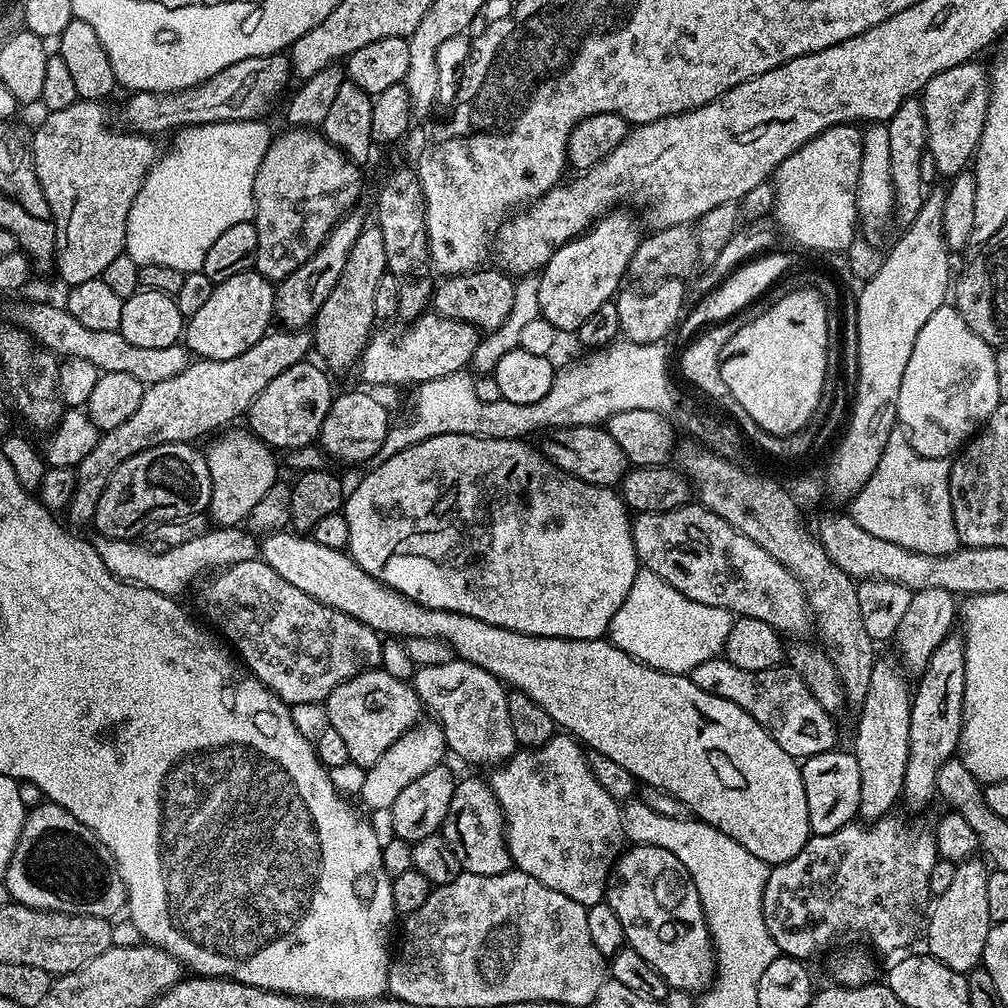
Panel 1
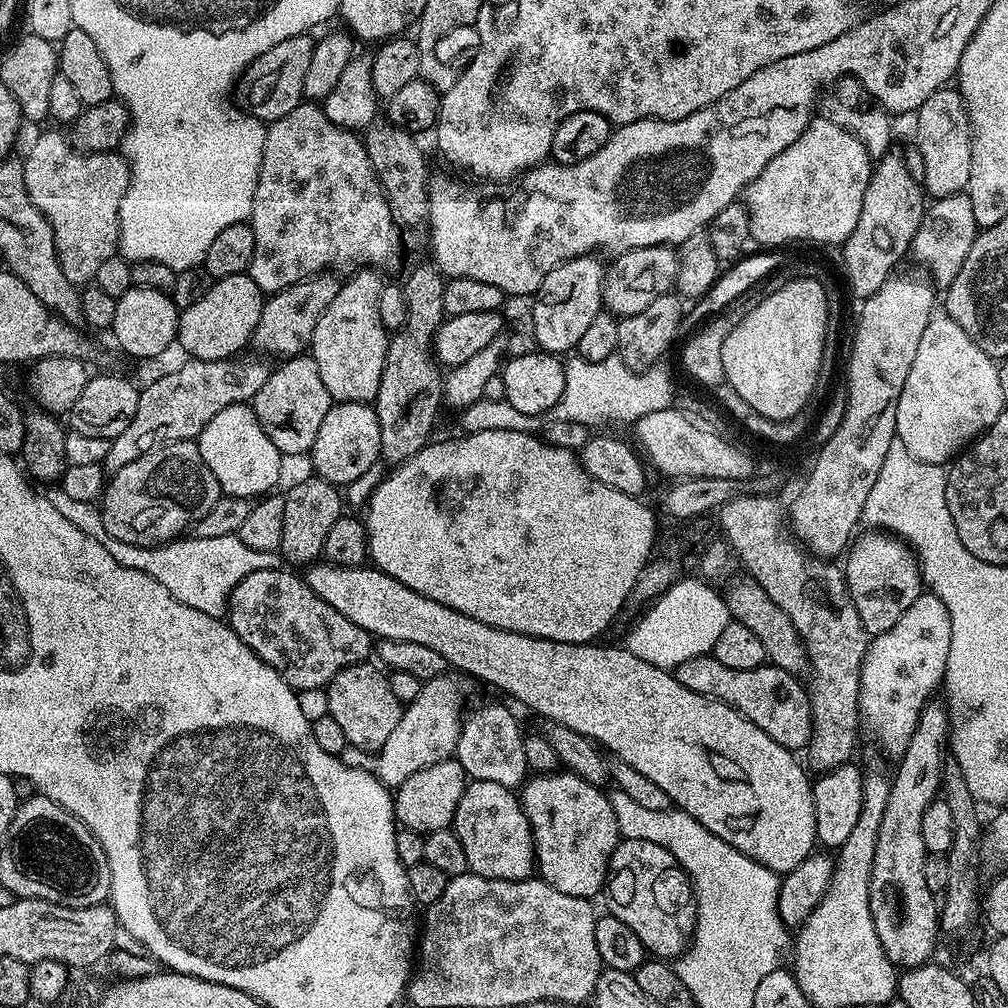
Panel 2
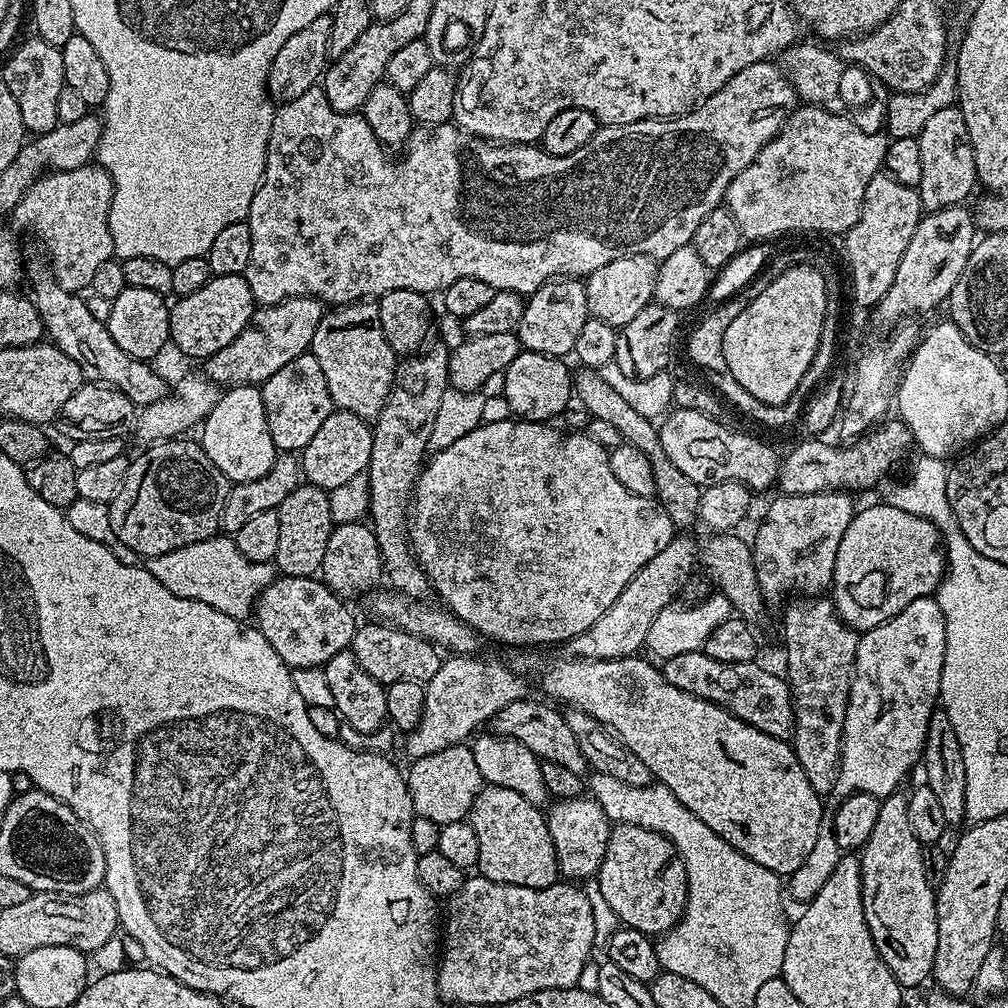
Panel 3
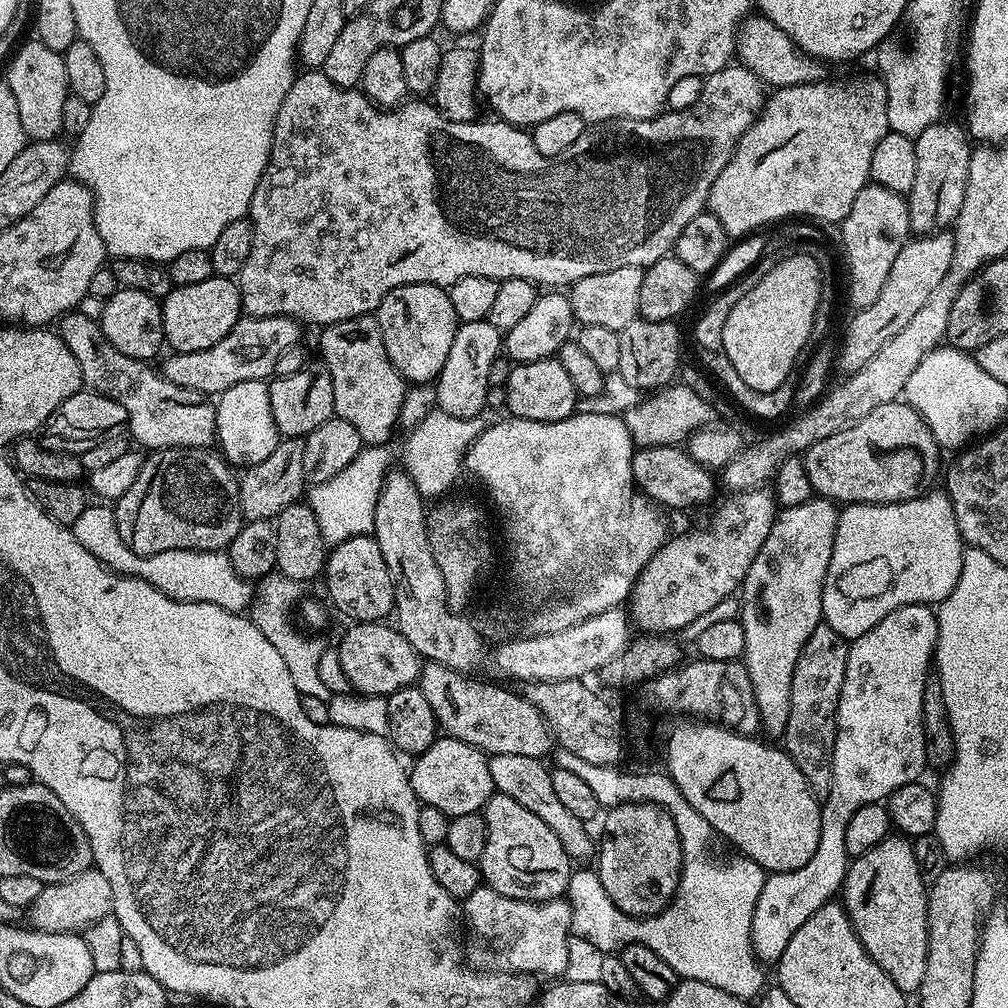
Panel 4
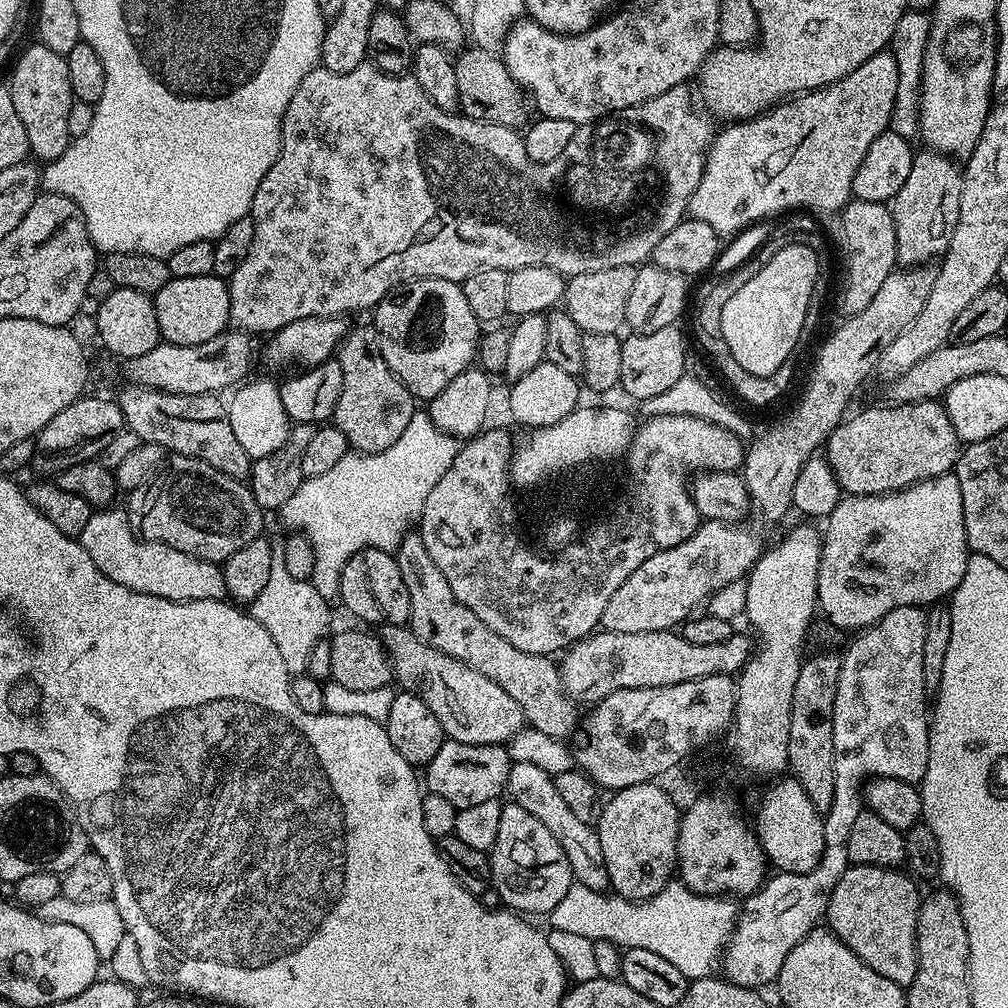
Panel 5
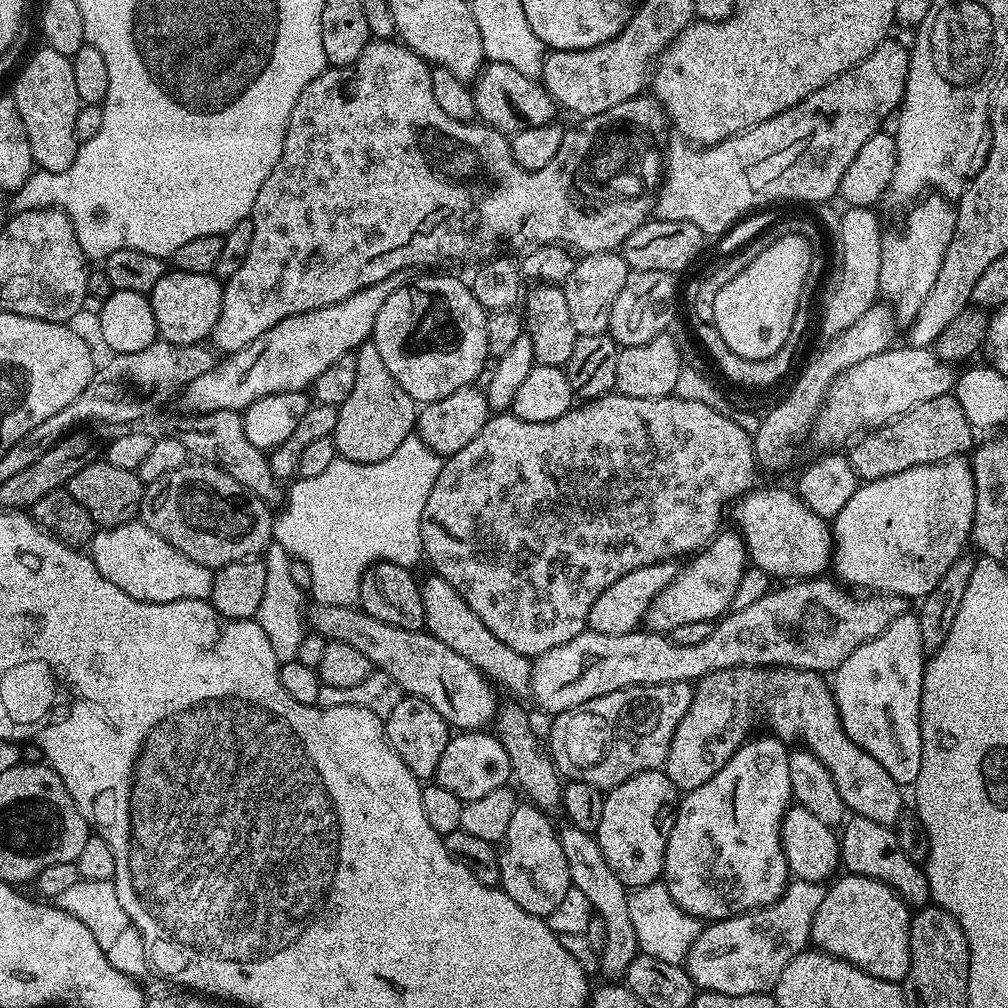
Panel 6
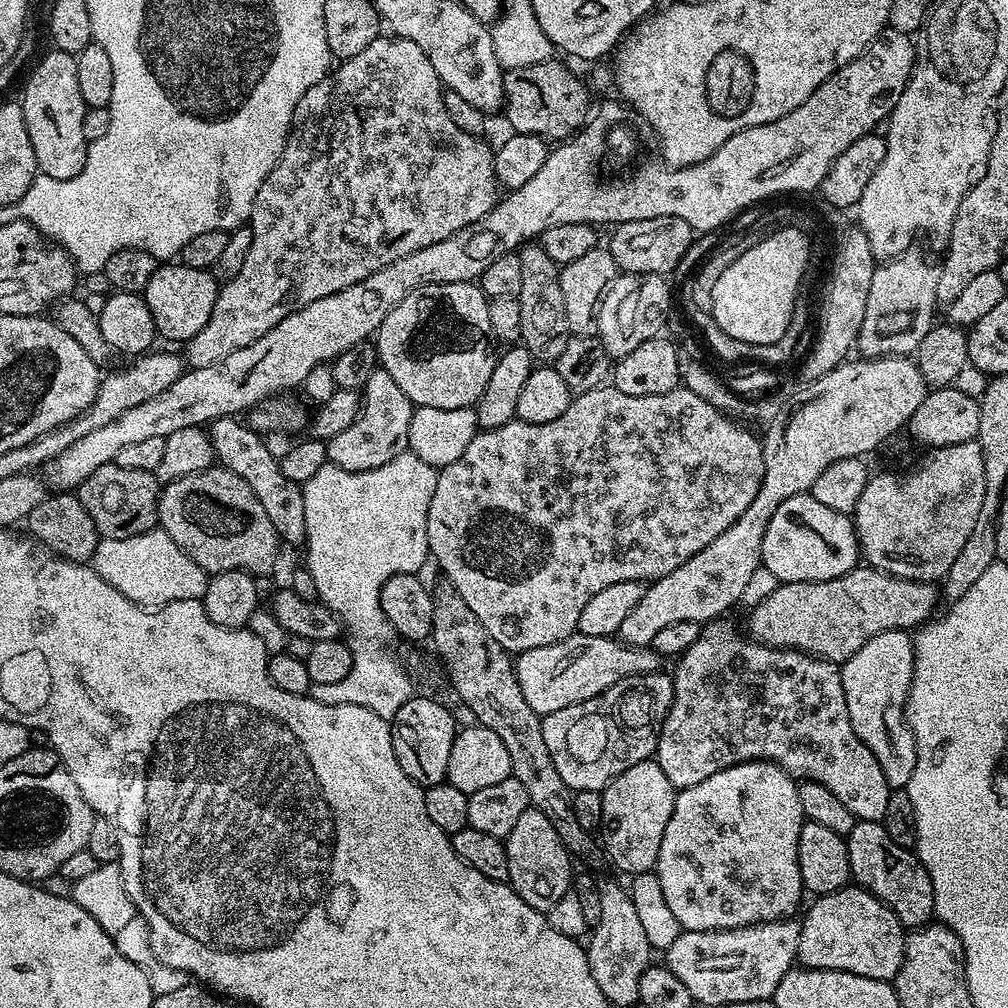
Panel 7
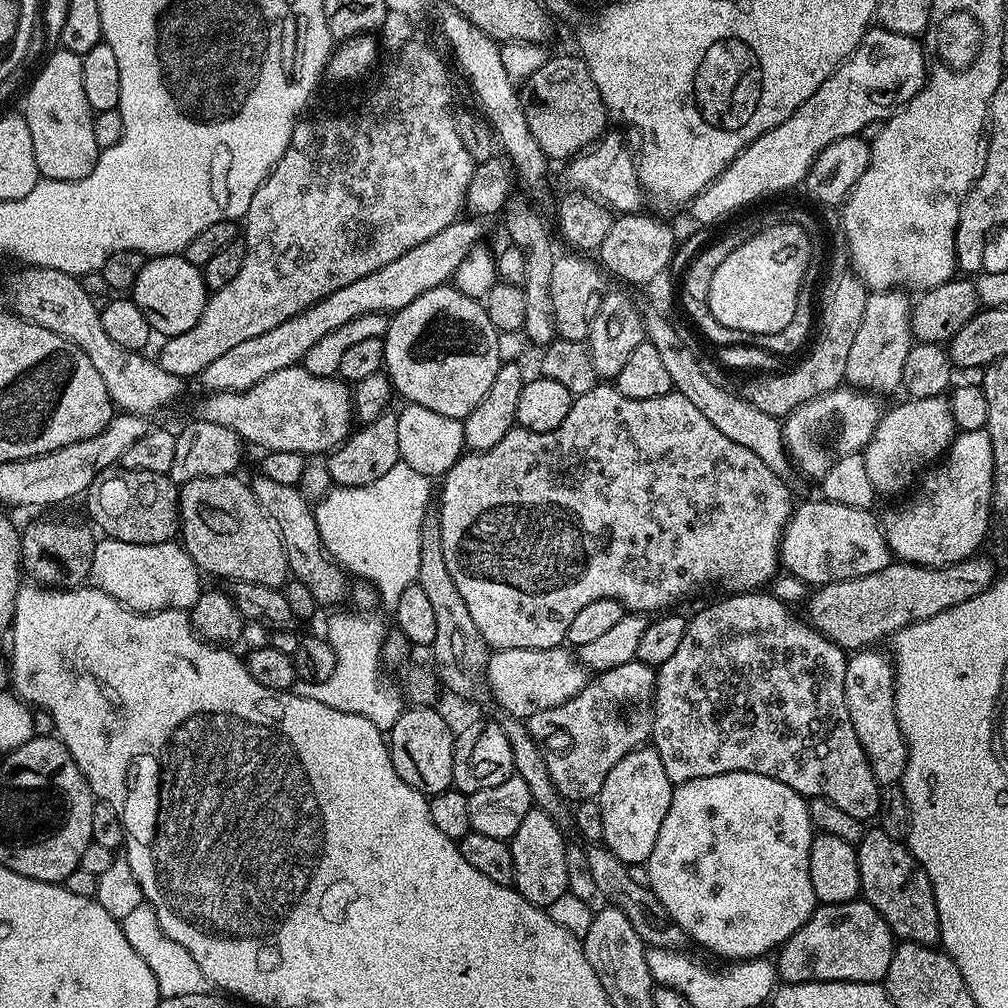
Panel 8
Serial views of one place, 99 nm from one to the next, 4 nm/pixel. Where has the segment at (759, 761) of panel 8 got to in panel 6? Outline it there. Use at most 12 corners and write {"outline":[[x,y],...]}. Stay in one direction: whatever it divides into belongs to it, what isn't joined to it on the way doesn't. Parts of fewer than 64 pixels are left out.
{"outline":[[727,668],[695,681],[662,771],[710,782],[755,720],[800,740],[849,813],[892,828],[902,786],[842,726],[823,675]]}

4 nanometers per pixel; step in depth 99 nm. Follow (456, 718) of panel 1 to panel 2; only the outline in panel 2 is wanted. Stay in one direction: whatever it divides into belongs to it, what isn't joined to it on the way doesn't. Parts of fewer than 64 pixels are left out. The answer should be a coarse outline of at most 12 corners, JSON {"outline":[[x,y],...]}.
{"outline":[[500,704],[463,721],[454,756],[472,780],[516,790],[530,772]]}

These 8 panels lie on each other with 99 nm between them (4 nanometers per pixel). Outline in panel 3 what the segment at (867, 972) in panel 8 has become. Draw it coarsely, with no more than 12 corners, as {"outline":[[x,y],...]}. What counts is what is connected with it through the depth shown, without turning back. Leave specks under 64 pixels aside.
{"outline":[[897,790],[859,849],[862,910],[901,989],[931,977],[936,893]]}

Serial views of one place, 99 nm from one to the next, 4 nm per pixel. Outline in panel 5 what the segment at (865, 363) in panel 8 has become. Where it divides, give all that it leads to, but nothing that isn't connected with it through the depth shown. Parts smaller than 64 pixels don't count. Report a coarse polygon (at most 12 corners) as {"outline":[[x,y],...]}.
{"outline":[[913,155],[890,202],[896,259],[928,266],[958,226],[964,174]]}

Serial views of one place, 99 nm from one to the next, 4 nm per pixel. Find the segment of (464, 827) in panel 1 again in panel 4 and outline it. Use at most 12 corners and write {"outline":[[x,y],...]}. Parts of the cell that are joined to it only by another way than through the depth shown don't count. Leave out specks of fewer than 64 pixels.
{"outline":[[496,792],[485,802],[487,887],[558,900],[574,871],[558,834]]}

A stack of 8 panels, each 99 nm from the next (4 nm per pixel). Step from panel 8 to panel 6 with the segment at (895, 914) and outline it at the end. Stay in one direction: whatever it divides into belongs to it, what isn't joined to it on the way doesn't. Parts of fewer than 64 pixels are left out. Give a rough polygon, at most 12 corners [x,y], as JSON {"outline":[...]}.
{"outline":[[852,814],[840,863],[886,882],[913,909],[929,903],[928,873],[892,828]]}

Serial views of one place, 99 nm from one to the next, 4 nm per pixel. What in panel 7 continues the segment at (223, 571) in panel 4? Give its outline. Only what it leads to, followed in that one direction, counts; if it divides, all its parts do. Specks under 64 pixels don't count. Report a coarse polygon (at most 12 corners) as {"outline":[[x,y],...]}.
{"outline":[[162,530],[101,539],[90,561],[142,608],[200,600],[209,573]]}

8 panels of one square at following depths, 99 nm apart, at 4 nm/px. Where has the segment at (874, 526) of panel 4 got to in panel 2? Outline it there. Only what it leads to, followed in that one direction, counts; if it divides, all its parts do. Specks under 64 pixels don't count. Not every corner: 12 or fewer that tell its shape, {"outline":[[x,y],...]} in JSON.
{"outline":[[872,532],[842,571],[865,632],[890,630],[922,595],[903,539]]}

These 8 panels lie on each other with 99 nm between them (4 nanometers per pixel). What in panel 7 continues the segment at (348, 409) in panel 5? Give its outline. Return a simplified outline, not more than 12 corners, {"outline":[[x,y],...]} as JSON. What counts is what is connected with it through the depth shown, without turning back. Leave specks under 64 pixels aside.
{"outline":[[377,366],[328,463],[378,470],[408,451],[412,399]]}

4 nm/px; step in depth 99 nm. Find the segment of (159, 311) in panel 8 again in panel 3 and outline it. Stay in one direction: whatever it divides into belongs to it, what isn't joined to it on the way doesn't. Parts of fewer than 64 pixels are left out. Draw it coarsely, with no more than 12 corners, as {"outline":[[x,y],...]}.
{"outline":[[244,275],[213,276],[168,313],[168,335],[197,362],[252,321]]}

